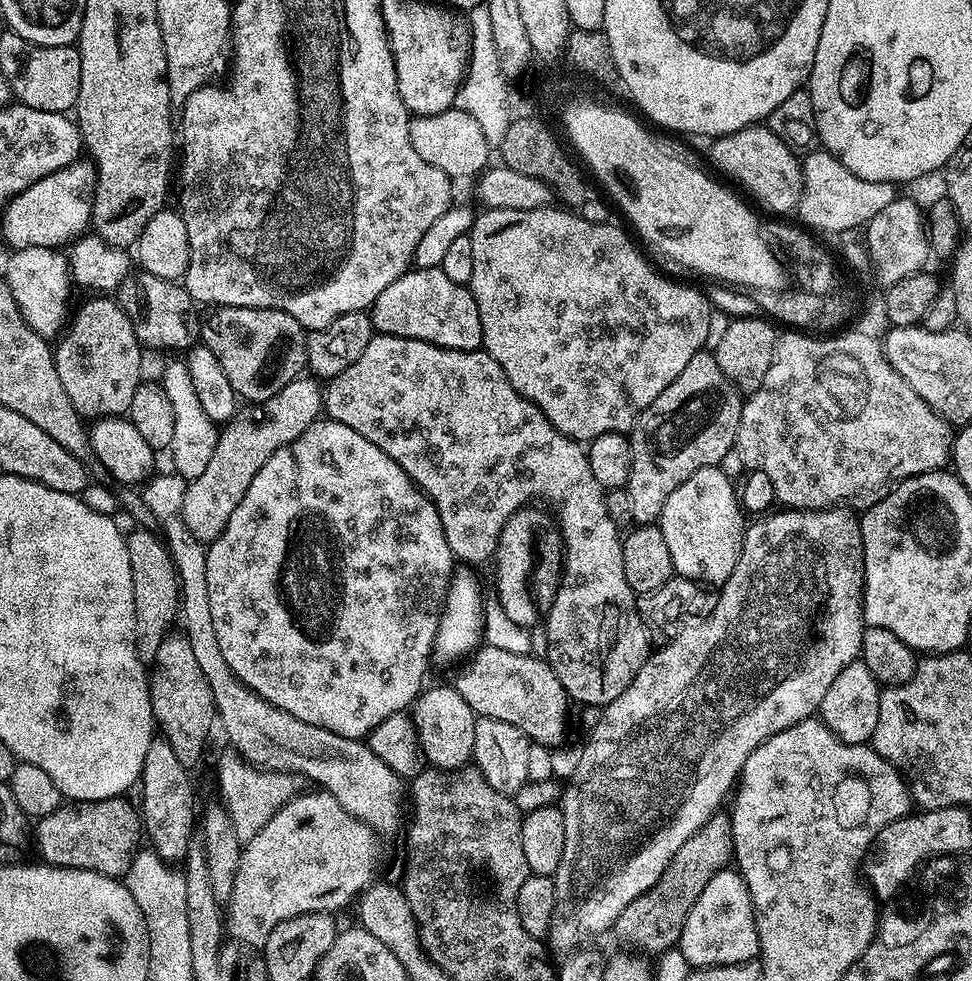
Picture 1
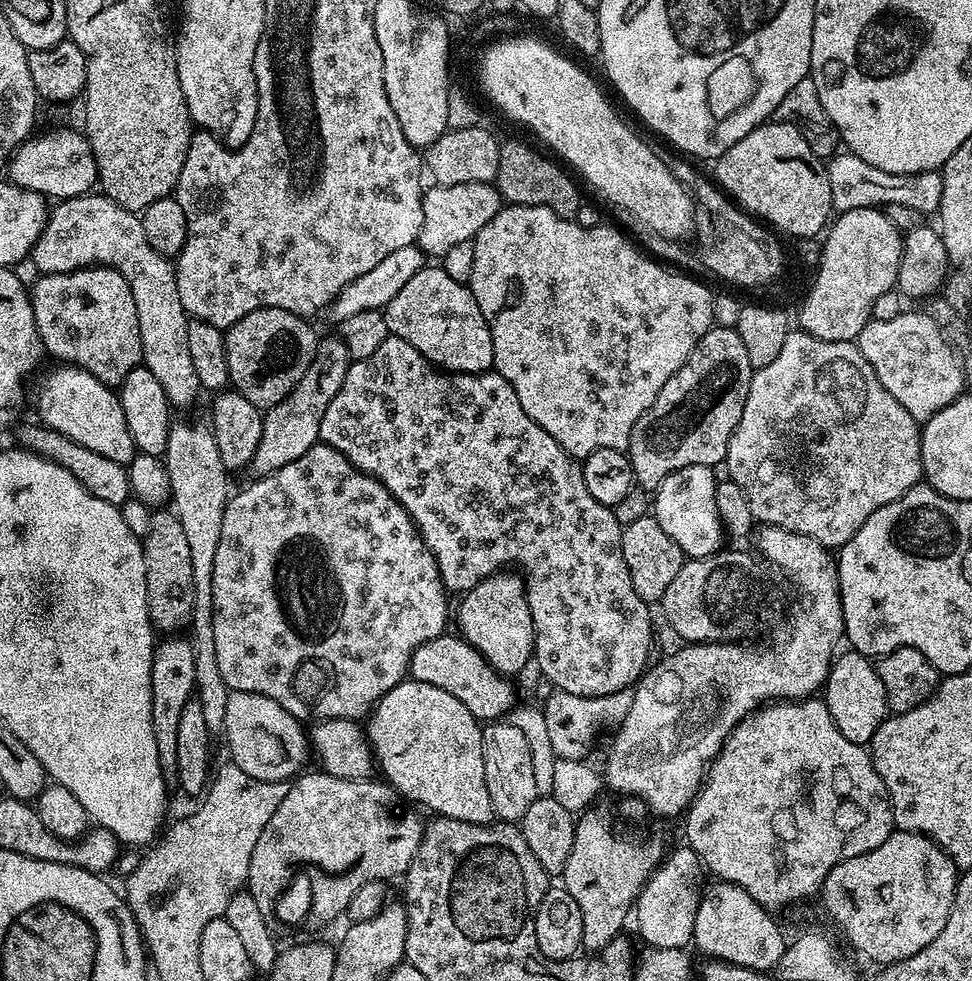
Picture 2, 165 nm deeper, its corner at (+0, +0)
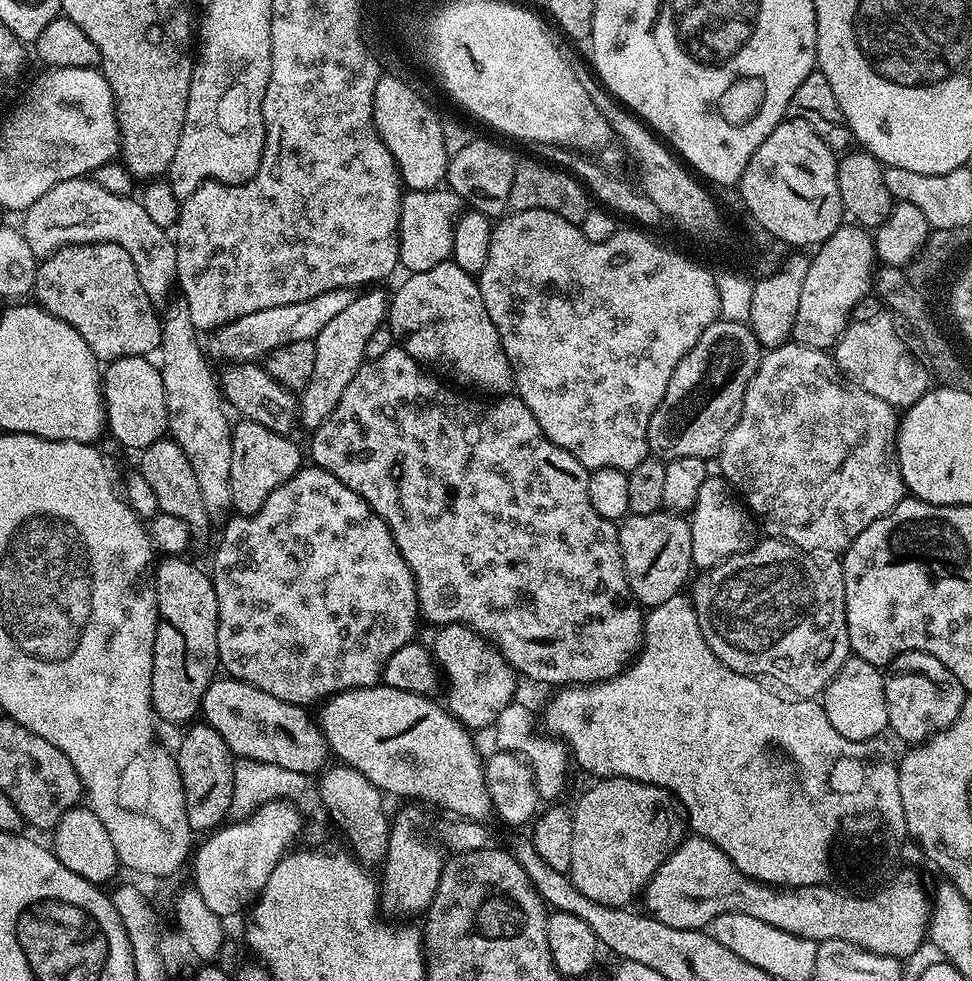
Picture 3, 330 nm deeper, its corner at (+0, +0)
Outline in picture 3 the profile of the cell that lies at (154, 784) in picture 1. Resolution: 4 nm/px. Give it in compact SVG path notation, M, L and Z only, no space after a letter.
M169 555L154 568L157 617L152 663L152 710L168 724L187 725L197 719L206 690L220 668L218 594L212 585L211 575L205 569L203 572L198 565L180 559L184 558Z

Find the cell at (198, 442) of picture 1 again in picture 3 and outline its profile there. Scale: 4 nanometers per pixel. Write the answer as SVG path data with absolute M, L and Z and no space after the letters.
M92 178L67 180L46 190L38 202L26 209L22 219L22 233L38 258L47 258L58 249L69 248L72 244L110 242L122 246L122 250L130 254L138 278L142 278L142 290L146 290L153 304L163 305L173 295L171 292L174 292L176 284L176 246L173 237L147 216L139 199L110 194L110 190Z

